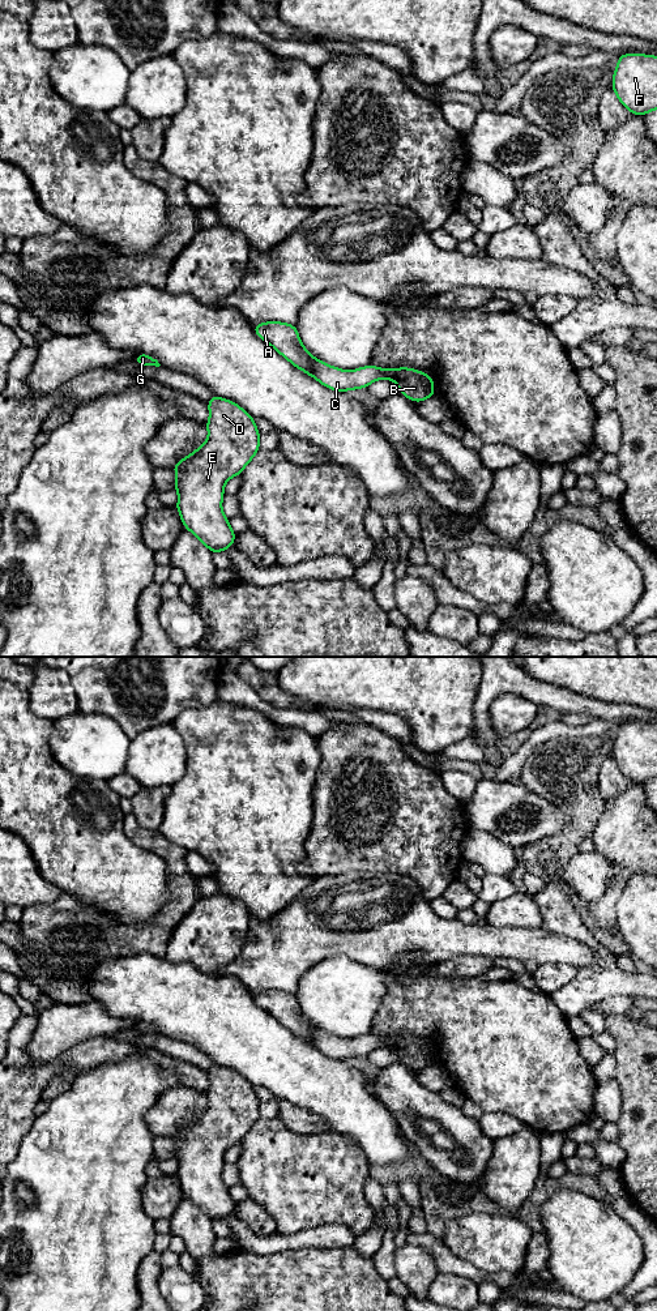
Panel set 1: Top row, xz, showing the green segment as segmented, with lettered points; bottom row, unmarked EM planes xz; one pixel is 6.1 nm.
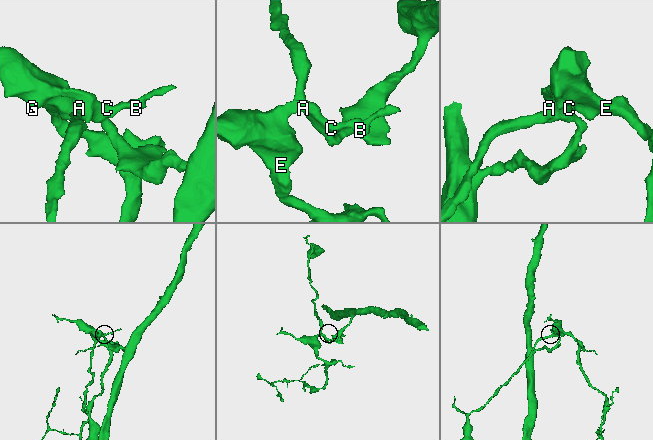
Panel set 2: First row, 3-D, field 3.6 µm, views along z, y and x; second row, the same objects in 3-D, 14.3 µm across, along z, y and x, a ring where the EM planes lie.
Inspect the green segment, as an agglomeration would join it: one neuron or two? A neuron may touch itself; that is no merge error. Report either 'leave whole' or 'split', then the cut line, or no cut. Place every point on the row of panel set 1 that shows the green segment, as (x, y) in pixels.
leave whole; cut none

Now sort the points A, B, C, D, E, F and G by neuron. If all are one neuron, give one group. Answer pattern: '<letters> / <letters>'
A B C D E F G

